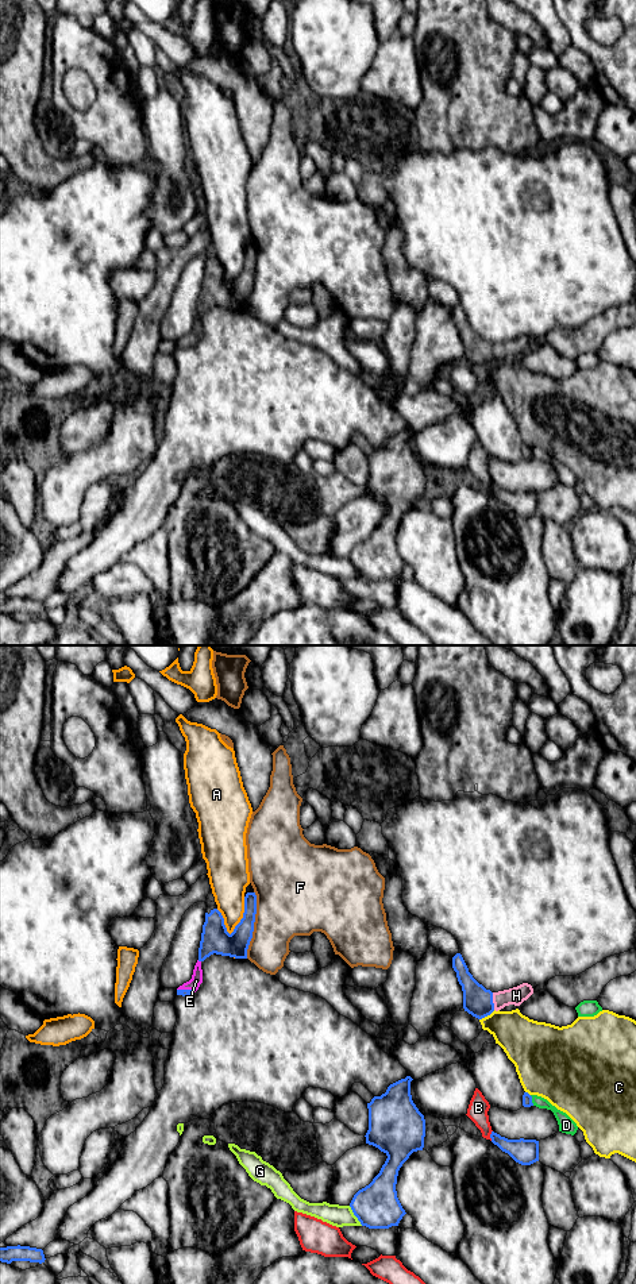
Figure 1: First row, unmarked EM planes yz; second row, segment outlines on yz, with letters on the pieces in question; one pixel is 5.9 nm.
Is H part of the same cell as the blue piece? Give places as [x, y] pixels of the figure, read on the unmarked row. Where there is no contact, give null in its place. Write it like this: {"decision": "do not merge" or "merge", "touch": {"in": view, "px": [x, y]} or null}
{"decision": "merge", "touch": {"in": "yz", "px": [492, 353]}}

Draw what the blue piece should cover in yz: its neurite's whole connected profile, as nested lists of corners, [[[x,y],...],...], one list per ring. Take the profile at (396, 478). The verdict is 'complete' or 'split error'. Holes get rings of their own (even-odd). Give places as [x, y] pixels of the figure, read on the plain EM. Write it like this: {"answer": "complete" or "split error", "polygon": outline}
{"answer": "complete", "polygon": [[[406,428],[390,436],[385,446],[374,448],[369,460],[366,496],[378,500],[388,510],[379,525],[359,541],[350,559],[362,578],[389,581],[398,578],[406,566],[396,543],[398,523],[413,504],[423,502],[425,471],[412,452]]]}

